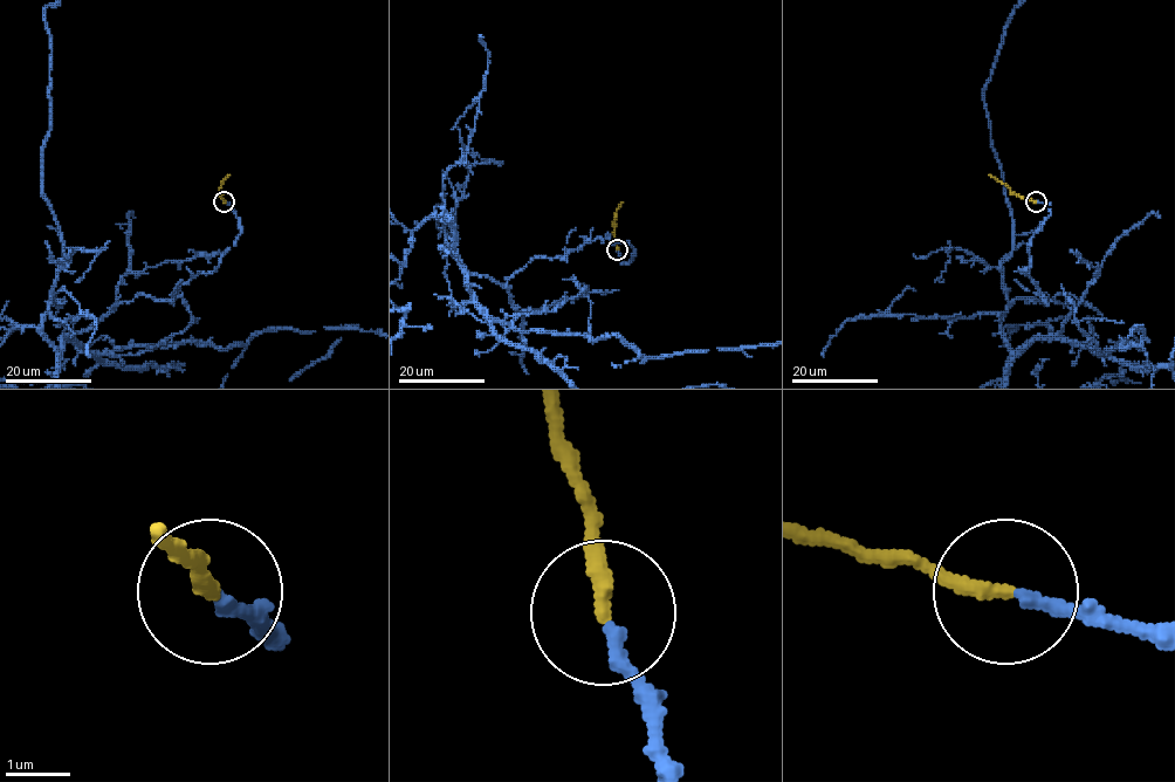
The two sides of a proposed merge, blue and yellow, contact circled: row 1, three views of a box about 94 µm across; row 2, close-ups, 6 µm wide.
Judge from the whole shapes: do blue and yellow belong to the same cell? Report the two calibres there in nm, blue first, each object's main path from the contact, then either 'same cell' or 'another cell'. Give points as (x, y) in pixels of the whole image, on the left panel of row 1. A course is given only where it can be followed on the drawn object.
220/260 nm | blue via (225, 201), (241, 232), (214, 271), (59, 351), (41, 331) | yellow via (224, 201), (219, 190), (228, 175) | same cell

